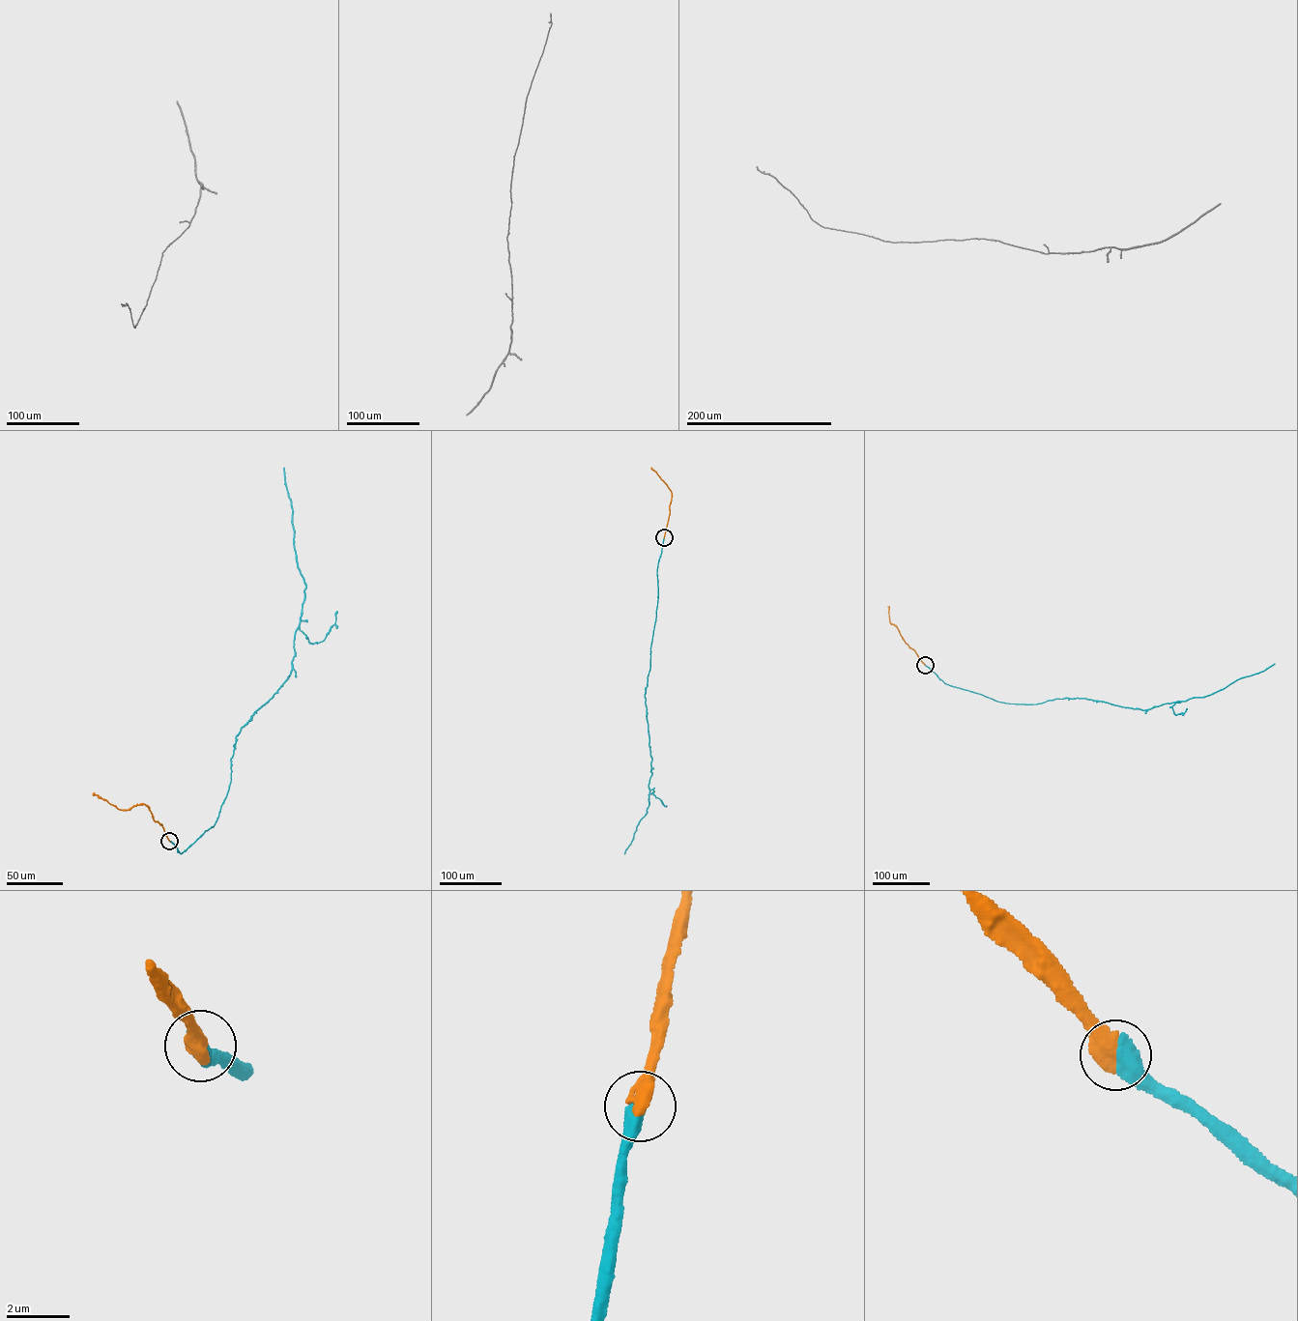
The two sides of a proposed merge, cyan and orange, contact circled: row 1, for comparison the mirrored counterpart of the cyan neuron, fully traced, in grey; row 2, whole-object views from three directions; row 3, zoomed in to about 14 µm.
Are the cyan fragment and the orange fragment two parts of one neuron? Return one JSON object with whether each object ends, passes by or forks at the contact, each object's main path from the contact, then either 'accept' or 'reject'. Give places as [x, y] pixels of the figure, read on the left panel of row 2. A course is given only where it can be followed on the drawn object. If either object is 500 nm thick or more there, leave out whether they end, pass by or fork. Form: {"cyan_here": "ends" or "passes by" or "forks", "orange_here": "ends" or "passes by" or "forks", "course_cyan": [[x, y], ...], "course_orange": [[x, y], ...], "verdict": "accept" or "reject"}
{"course_cyan": [[169, 841], [181, 853], [214, 826], [231, 780], [236, 737], [292, 669], [306, 588], [294, 545], [283, 467]], "course_orange": [[169, 841], [148, 806], [137, 804], [121, 810], [93, 795]], "verdict": "accept"}

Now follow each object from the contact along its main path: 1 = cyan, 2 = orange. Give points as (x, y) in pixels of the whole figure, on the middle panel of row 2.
1: (664, 537), (657, 568), (656, 615), (645, 695), (651, 758), (648, 805), (624, 853)
2: (664, 537), (672, 494), (651, 467)

